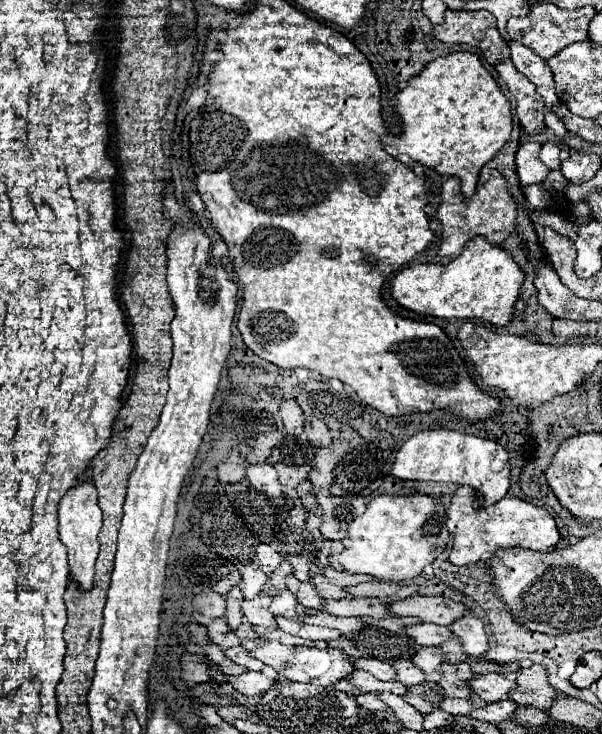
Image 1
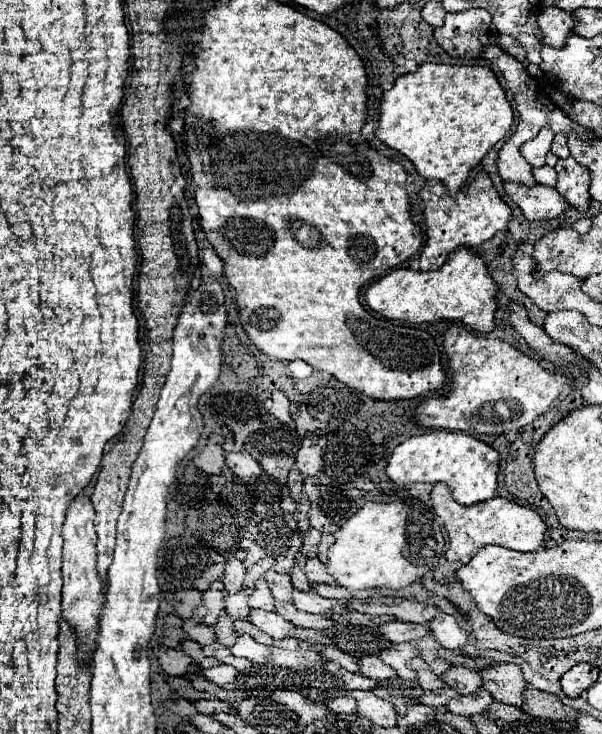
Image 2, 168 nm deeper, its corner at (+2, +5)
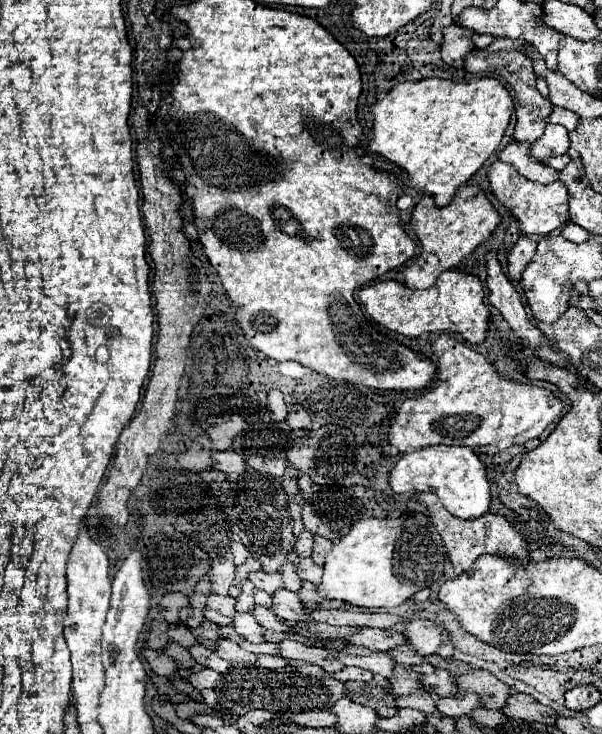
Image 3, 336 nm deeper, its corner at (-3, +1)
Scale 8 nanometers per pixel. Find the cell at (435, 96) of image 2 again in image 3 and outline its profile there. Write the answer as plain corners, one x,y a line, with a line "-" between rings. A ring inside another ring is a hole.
492,77
470,83
446,79
398,83
384,99
372,105
374,137
368,149
404,169
410,187
432,195
436,205
444,207
452,201
456,189
498,149
512,111
514,103
510,93

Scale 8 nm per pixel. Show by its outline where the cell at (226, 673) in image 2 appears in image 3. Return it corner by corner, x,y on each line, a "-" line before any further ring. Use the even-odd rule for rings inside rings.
202,669
202,671
192,673
192,675
188,677
188,683
190,683
194,689
198,689
198,691
208,689
208,687
214,687
218,681
220,681
220,673
212,671
212,669

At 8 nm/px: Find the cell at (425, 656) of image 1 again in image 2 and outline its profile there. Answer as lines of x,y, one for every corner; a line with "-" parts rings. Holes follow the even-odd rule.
399,643
399,645
391,645
389,649
383,649
379,653
379,657
383,659
383,663
391,665
399,677
403,679
409,679
409,681
415,681
415,669
409,667
409,661
419,657
421,651
411,645
411,643

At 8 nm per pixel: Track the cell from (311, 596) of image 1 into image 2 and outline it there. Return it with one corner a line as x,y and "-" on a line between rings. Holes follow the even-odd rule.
271,569
271,571
265,573
265,579
267,579
269,587
273,589
275,599
279,599
279,601
291,601
291,593
295,593
295,587
293,587
289,575
281,575
281,573
277,573
277,571

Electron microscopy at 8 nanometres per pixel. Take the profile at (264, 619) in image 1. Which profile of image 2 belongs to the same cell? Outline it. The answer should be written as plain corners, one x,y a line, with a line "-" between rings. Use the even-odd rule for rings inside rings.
239,591
235,595
225,595
225,611
231,619
247,619
251,613
249,607
249,595
245,591

